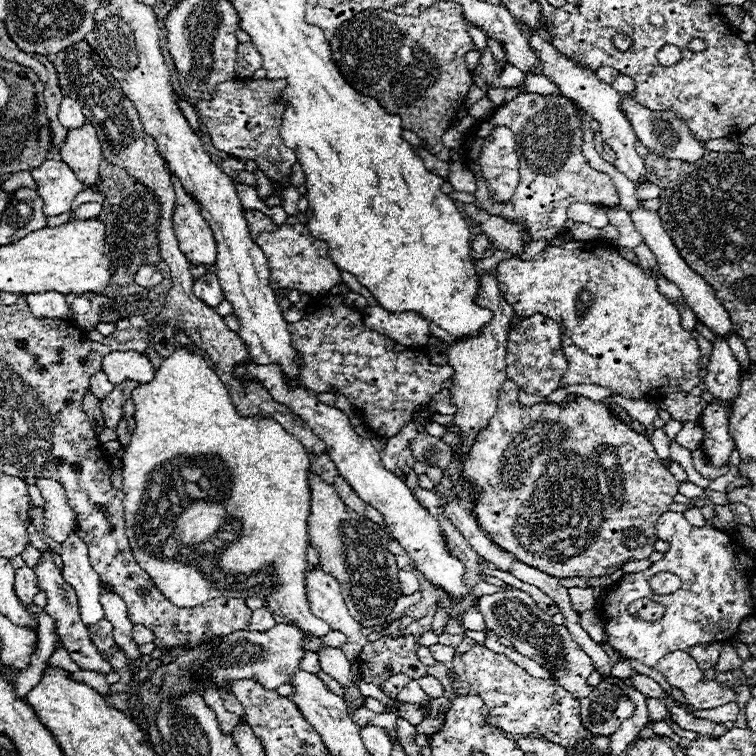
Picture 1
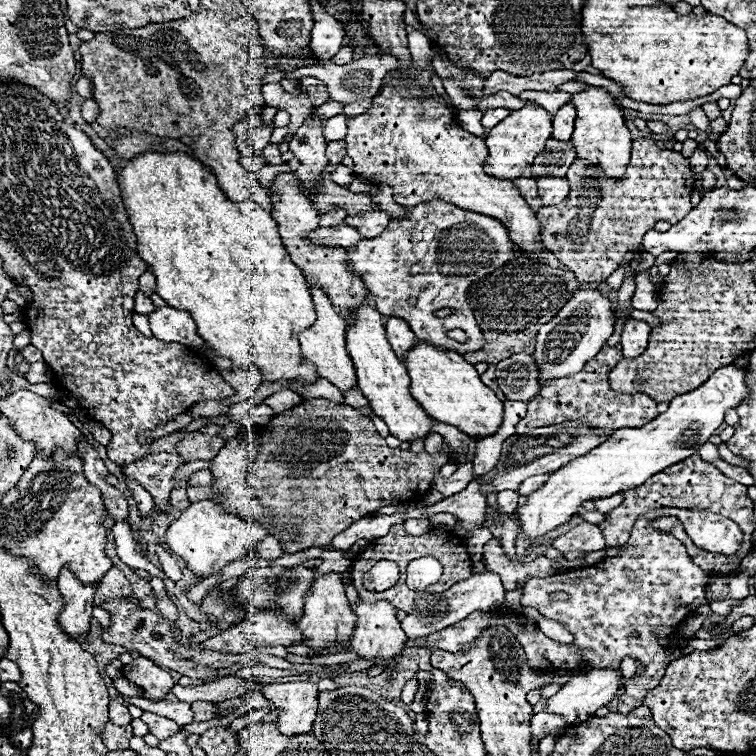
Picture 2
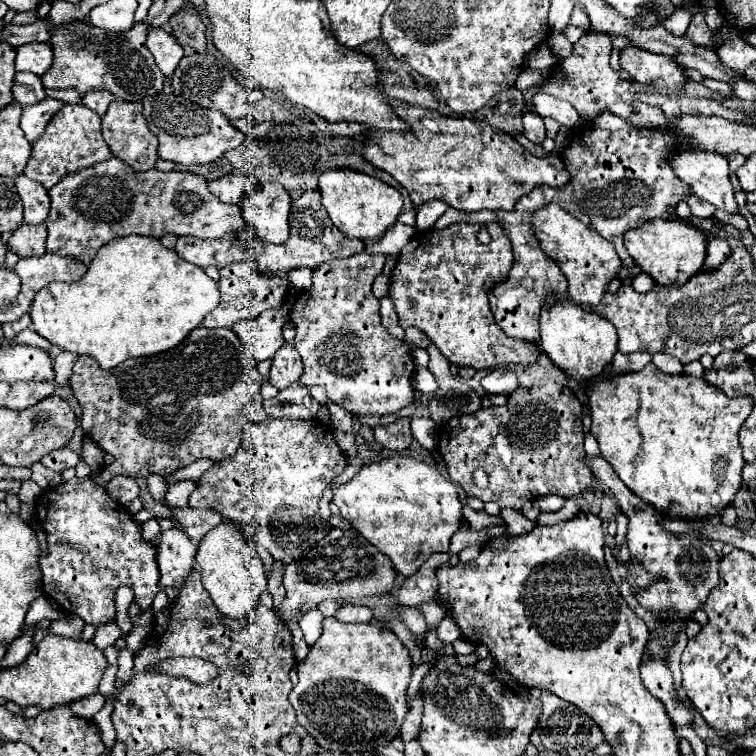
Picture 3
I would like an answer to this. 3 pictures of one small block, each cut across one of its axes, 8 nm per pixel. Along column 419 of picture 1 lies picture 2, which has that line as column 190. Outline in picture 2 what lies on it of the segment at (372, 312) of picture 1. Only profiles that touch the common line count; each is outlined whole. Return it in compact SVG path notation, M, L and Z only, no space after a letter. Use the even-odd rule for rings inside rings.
M170 306L156 308L148 314L150 328L154 338L164 342L180 342L190 348L204 348L206 342L196 332L196 322L184 310L176 310Z

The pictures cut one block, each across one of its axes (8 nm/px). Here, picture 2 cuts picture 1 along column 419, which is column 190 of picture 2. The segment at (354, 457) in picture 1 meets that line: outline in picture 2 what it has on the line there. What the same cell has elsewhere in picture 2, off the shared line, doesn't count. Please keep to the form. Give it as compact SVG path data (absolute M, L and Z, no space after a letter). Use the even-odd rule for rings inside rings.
M204 498L192 502L186 510L180 512L180 516L170 524L164 540L186 562L188 570L196 572L196 576L206 578L232 560L248 556L252 542L260 542L260 538L264 538L266 534L268 530L260 522L244 520L236 514L226 512L216 500Z

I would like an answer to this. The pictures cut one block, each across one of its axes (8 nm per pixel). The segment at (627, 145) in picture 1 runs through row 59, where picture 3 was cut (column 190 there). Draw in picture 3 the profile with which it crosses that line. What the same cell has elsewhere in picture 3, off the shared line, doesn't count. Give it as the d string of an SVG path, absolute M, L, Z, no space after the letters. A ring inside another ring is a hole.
M178 526L162 530L156 538L156 562L160 568L160 582L164 586L180 588L194 566L196 546Z

